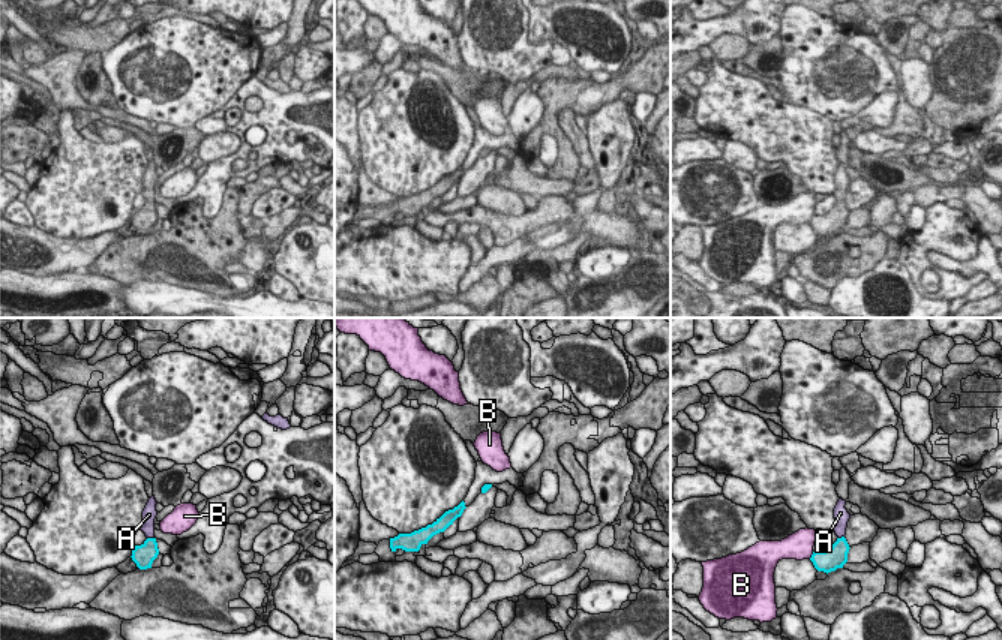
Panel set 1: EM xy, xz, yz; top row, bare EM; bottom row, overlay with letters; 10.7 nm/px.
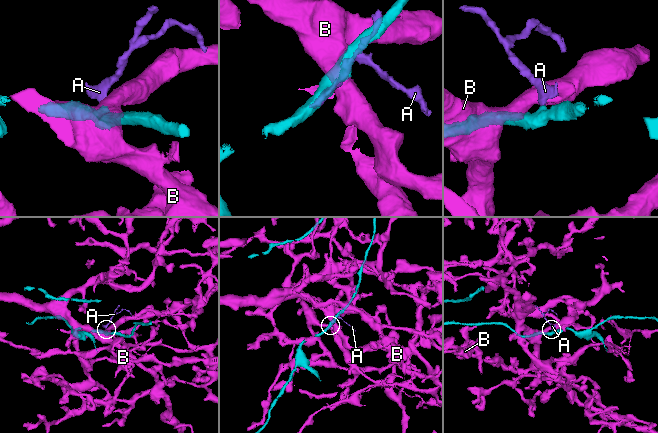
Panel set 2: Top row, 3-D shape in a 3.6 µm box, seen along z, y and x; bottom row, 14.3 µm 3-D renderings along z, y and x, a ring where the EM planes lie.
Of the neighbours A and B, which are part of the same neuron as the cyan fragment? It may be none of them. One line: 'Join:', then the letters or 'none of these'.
Join: A

